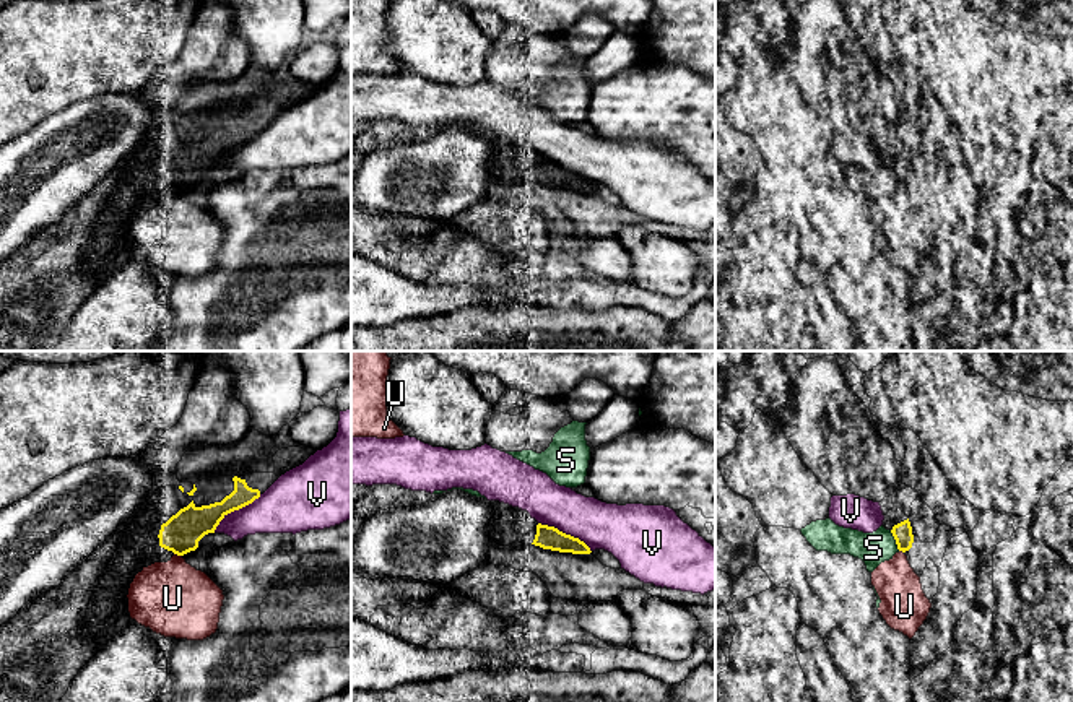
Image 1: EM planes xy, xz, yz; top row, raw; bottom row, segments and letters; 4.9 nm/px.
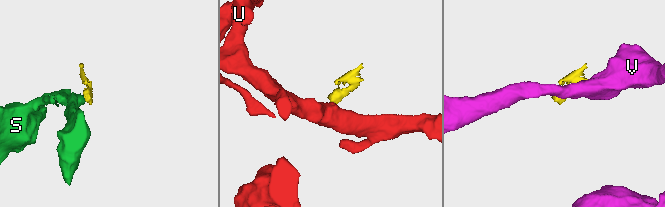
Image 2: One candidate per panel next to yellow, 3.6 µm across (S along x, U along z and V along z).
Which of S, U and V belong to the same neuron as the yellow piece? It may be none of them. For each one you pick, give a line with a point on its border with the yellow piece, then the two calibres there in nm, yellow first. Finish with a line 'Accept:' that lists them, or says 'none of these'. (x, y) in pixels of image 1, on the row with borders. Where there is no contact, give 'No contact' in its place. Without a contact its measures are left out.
Accept: none of these

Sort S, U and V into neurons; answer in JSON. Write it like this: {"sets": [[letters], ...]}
{"sets": [["S"], ["U"], ["V"]]}

